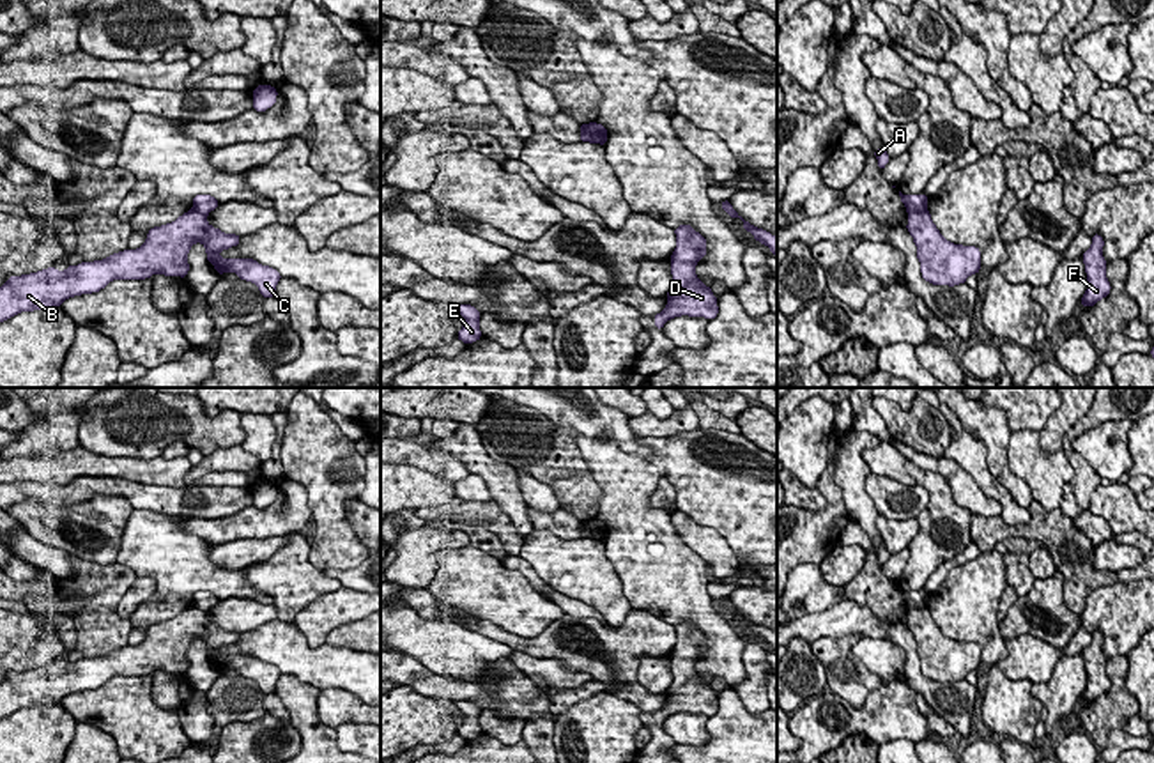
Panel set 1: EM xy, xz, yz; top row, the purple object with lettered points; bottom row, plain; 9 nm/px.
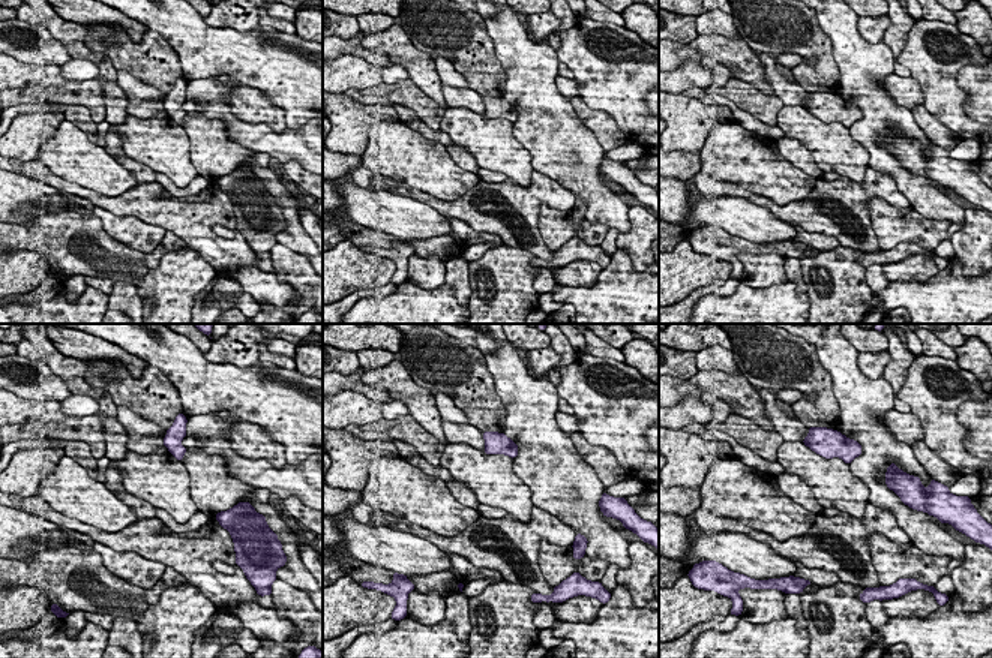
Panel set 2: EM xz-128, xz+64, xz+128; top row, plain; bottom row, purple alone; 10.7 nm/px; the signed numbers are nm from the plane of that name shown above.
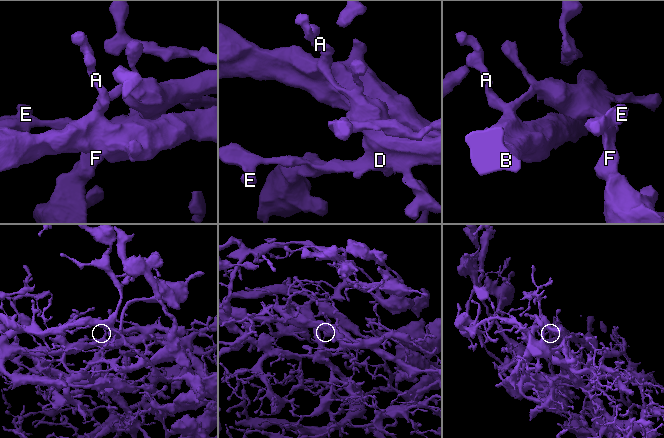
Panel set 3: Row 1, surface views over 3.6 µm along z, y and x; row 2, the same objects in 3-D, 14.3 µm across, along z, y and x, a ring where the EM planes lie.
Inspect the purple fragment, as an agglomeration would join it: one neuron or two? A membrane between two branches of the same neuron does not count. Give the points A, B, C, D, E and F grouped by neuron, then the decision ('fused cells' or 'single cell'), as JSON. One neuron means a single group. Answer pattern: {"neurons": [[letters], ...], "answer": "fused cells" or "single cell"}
{"neurons": [["A", "D", "E", "F"], ["B", "C"]], "answer": "fused cells"}

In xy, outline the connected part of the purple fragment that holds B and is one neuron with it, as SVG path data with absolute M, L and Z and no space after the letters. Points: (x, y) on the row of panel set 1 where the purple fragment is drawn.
M189 209L175 221L154 227L136 248L113 253L103 260L69 266L65 271L48 267L37 273L9 276L0 287L0 322L34 310L60 308L74 296L92 294L113 280L145 280L152 274L186 278L188 253L195 243L205 246L207 260L219 273L235 273L258 287L262 297L273 297L281 274L253 258L221 258L219 251L237 246L235 234L223 234L207 223L207 216Z

